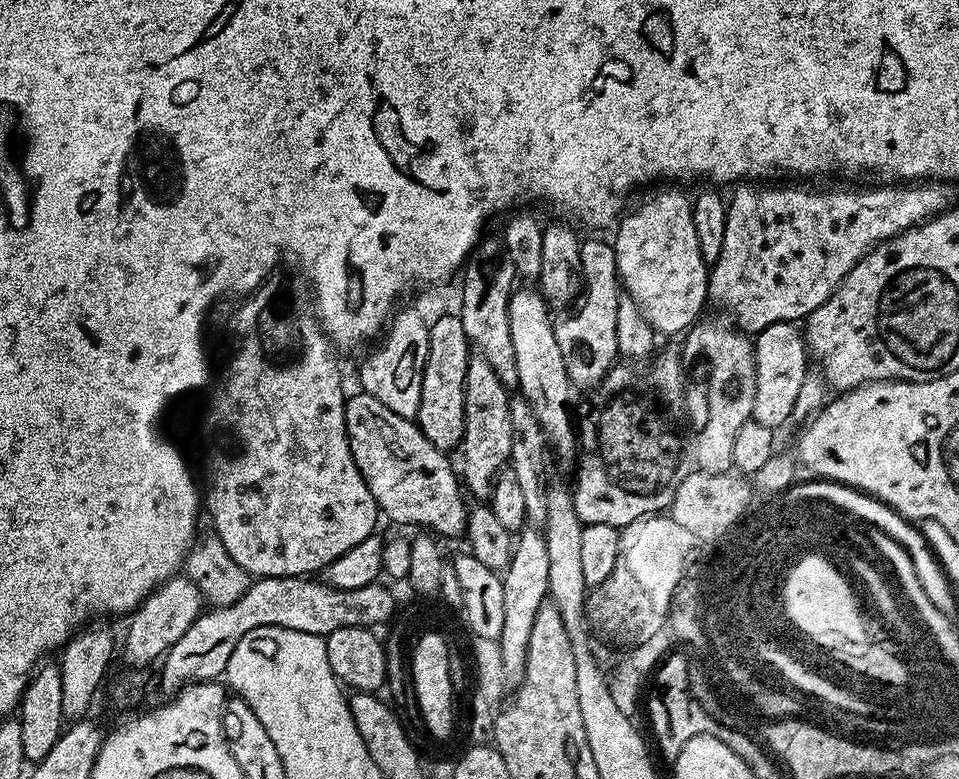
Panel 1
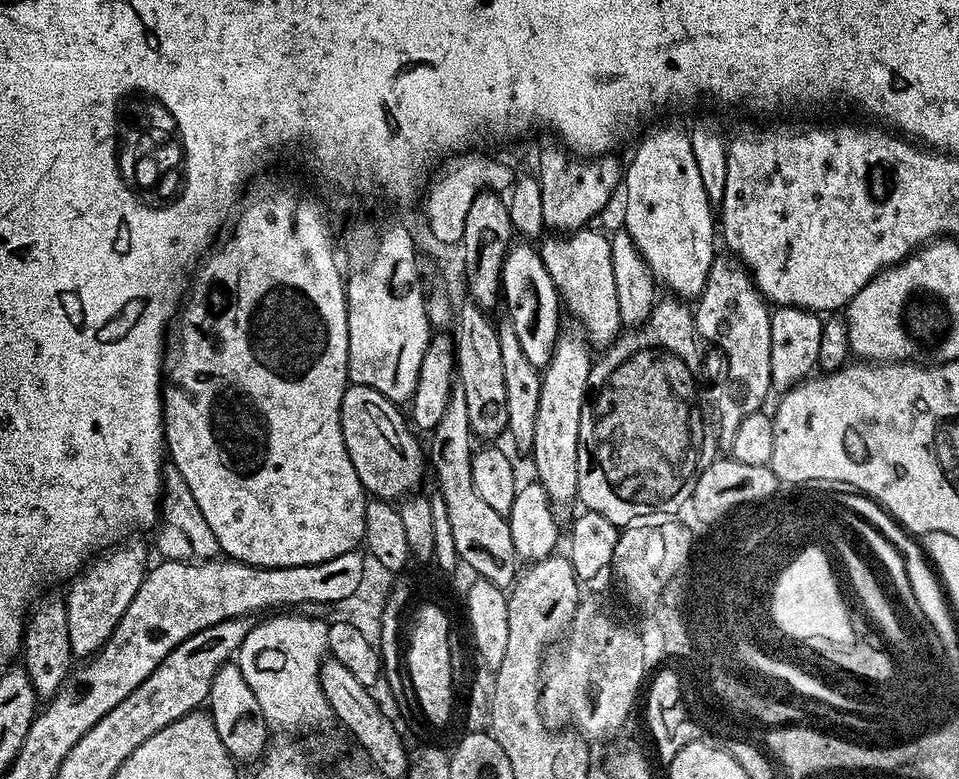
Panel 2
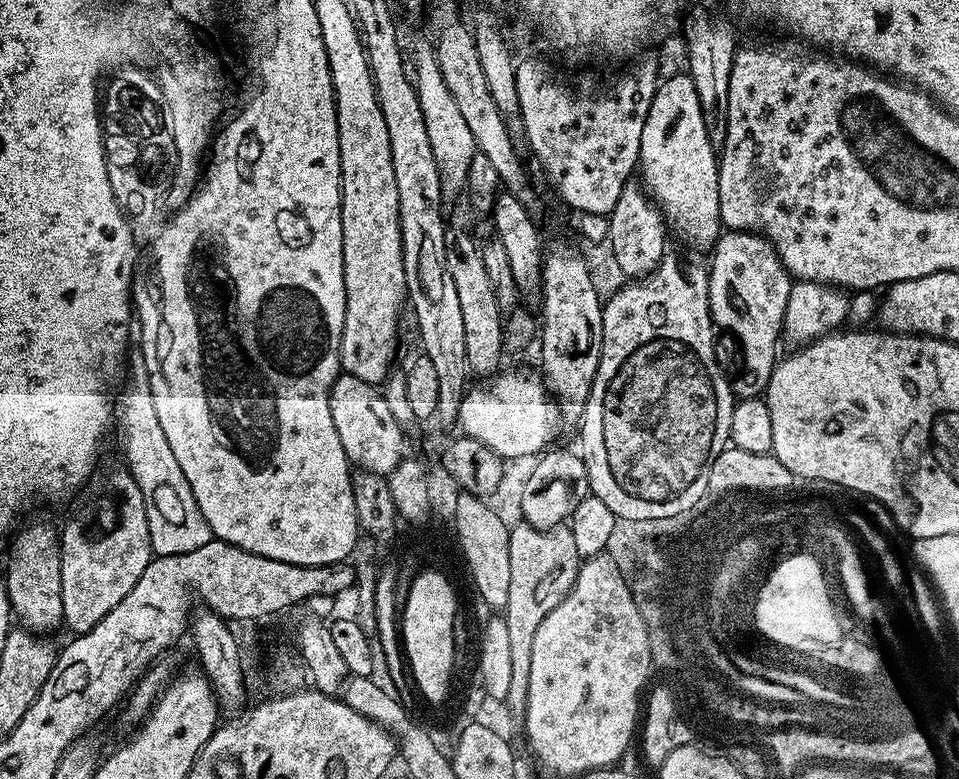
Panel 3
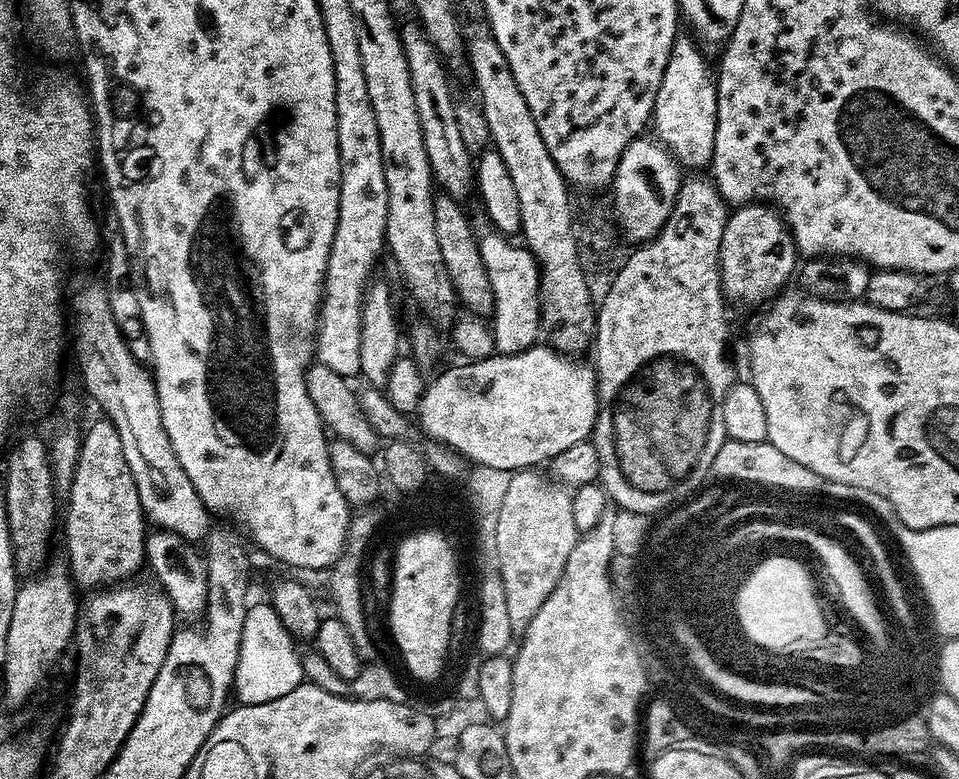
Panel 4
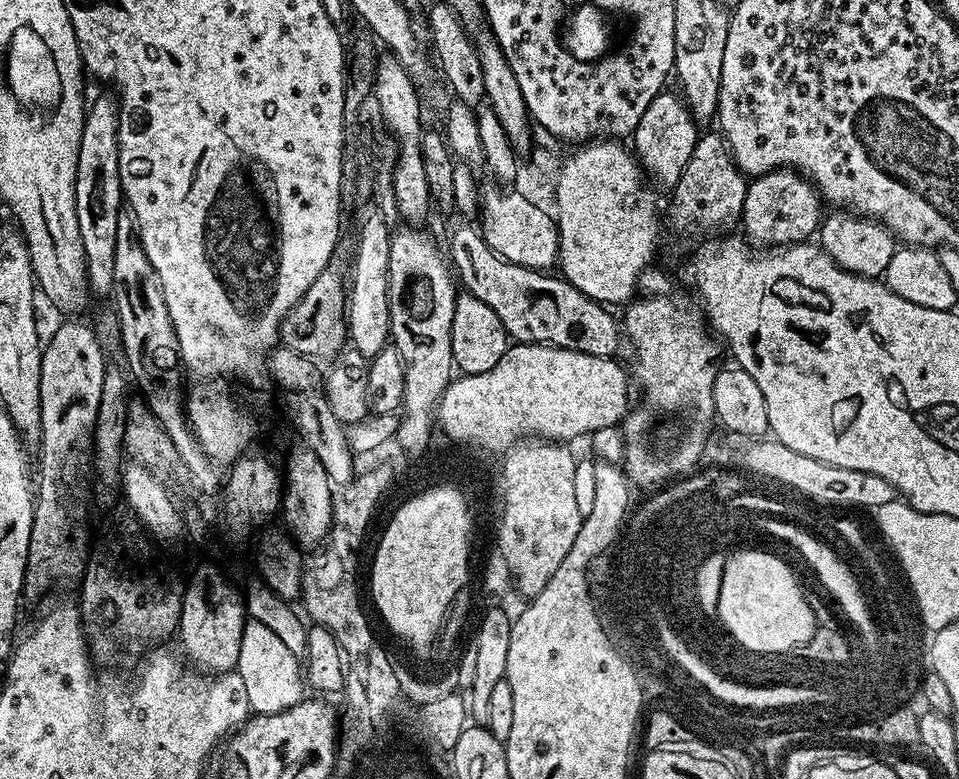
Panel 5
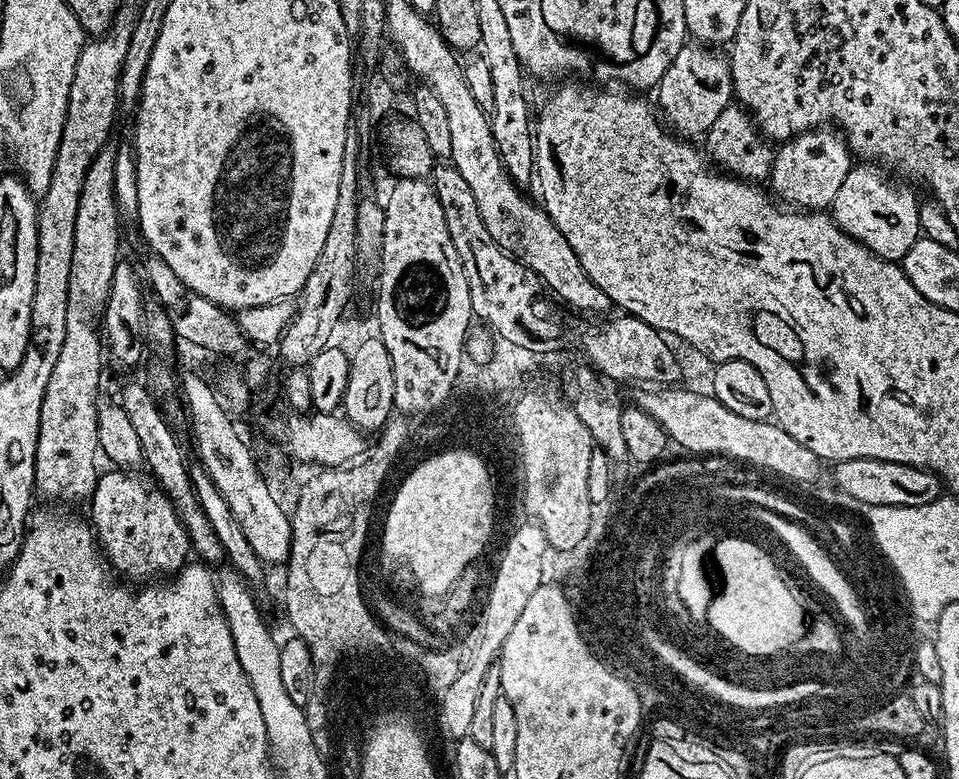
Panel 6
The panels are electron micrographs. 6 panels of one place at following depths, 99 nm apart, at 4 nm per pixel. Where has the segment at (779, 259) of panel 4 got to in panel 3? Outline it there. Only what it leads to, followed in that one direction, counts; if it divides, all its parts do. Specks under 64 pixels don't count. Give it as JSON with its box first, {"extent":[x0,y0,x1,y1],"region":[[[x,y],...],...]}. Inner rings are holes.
{"extent":[707,230,794,398],"region":[[[728,230],[721,234],[711,249],[712,265],[707,265],[708,306],[713,325],[717,329],[725,328],[736,335],[740,343],[740,352],[744,355],[744,373],[734,380],[734,392],[740,398],[756,398],[767,389],[770,374],[776,368],[776,343],[781,343],[786,312],[786,298],[790,298],[794,280],[782,266],[772,245],[763,236],[755,232],[737,232]]]}

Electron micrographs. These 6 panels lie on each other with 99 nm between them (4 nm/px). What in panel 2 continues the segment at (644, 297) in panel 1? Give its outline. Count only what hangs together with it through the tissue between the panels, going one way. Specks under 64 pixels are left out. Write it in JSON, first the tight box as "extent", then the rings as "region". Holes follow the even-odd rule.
{"extent":[622,128,718,298],"region":[[[656,128],[636,148],[632,161],[622,172],[622,196],[624,192],[623,231],[630,234],[634,246],[642,254],[646,266],[652,272],[657,285],[669,288],[676,298],[699,297],[712,261],[718,255],[718,220],[714,206],[708,200],[706,186],[698,174],[698,162],[694,162],[694,150],[688,132],[680,128]]]}

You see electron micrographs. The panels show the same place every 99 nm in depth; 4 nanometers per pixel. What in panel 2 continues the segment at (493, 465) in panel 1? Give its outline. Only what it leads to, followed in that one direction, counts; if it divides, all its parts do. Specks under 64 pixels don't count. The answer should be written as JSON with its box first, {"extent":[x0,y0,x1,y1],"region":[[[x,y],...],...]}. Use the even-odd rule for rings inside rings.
{"extent":[454,302,508,442],"region":[[[464,302],[454,312],[454,355],[458,383],[466,393],[466,406],[470,410],[470,426],[473,437],[492,442],[499,432],[508,427],[506,418],[506,378],[502,374],[502,355],[497,325],[485,309],[477,304]]]}

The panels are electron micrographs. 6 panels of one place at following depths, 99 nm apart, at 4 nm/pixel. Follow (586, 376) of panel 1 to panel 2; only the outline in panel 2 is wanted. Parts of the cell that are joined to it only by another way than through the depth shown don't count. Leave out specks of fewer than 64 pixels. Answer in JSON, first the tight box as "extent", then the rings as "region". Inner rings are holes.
{"extent":[538,226,623,348],"region":[[[585,226],[569,234],[545,235],[539,241],[541,244],[538,244],[538,251],[565,309],[577,317],[574,318],[584,329],[589,343],[604,348],[620,334],[623,324],[619,313],[614,266],[611,265],[611,239],[594,229]]]}

